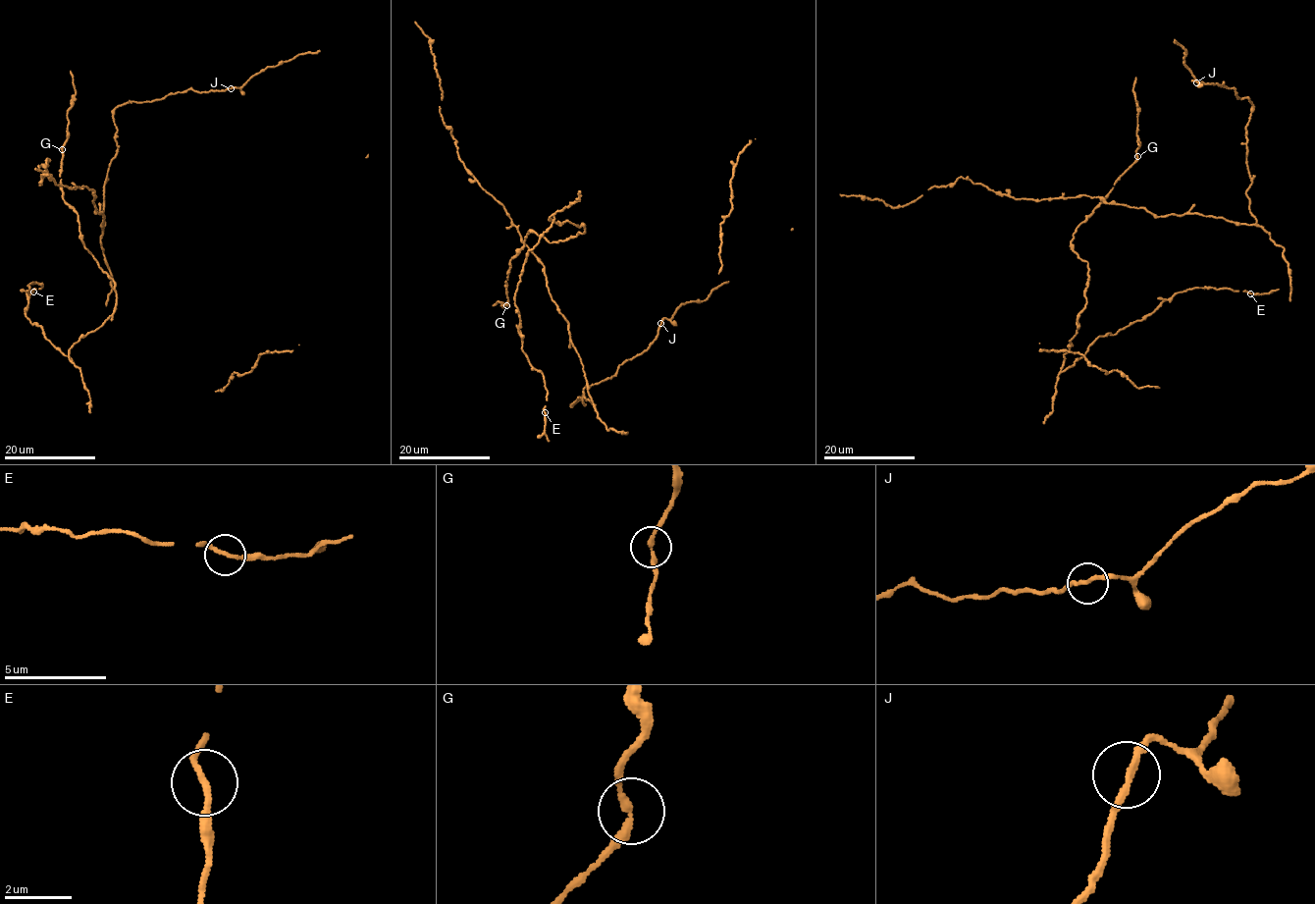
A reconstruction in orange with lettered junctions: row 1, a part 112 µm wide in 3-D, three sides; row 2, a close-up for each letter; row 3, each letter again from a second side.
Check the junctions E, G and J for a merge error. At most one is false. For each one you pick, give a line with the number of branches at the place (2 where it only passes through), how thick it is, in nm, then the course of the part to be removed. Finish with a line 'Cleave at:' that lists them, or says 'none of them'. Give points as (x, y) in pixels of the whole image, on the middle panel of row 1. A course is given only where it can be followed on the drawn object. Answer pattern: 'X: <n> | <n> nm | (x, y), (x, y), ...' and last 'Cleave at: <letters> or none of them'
G: 2 | 200 nm | (506, 304), (500, 305), (502, 302), (497, 302), (492, 306)
Cleave at: G

